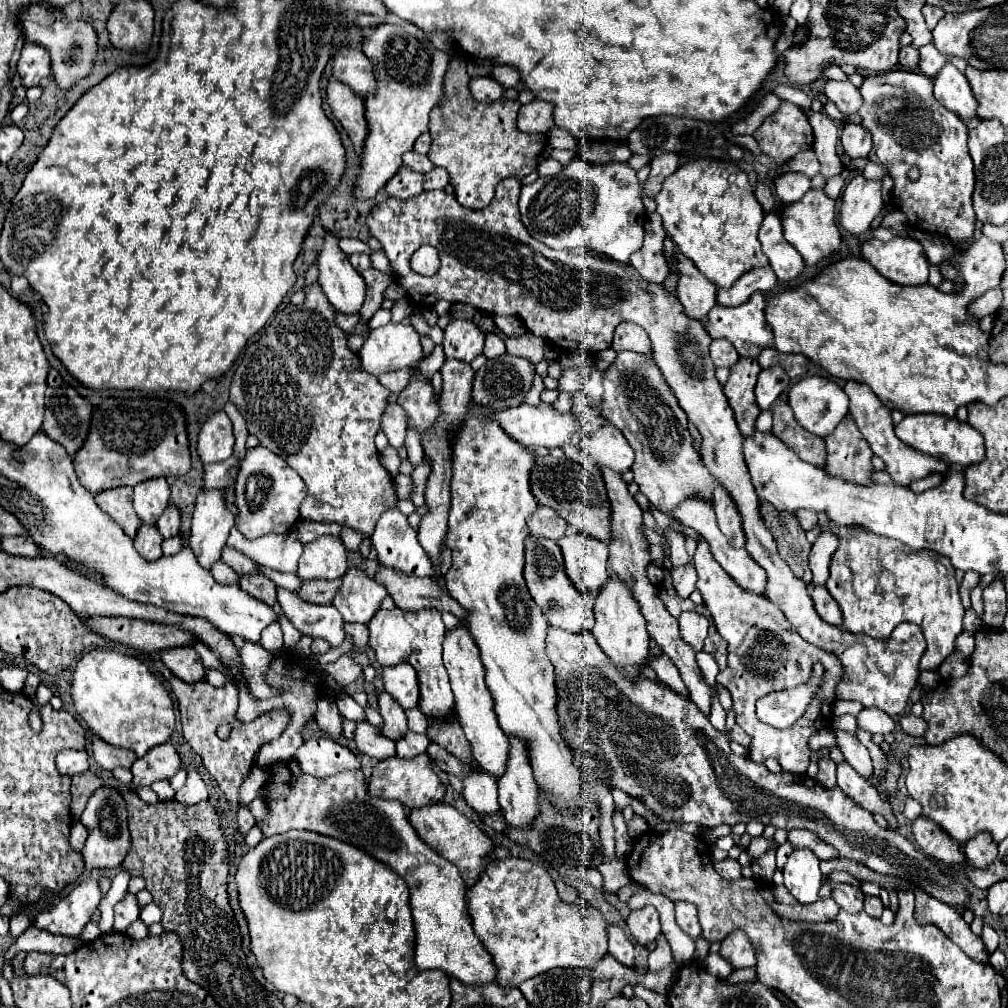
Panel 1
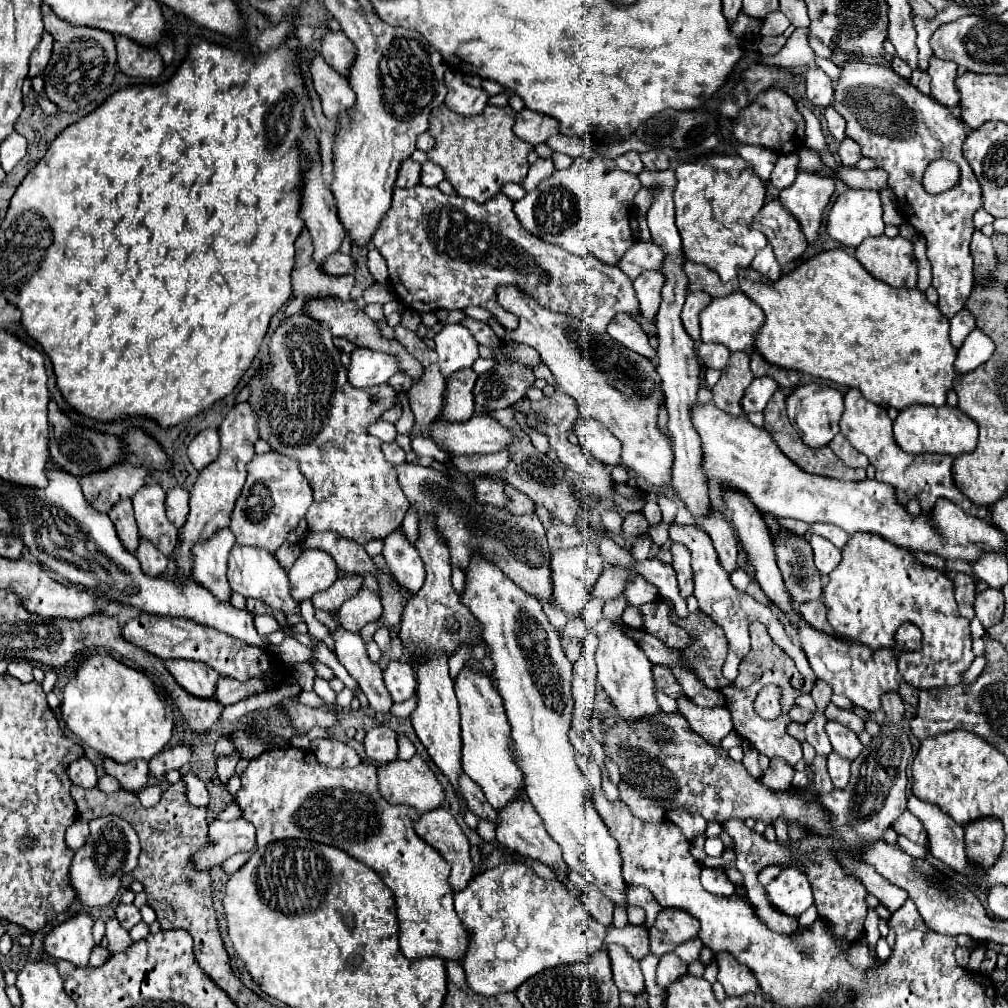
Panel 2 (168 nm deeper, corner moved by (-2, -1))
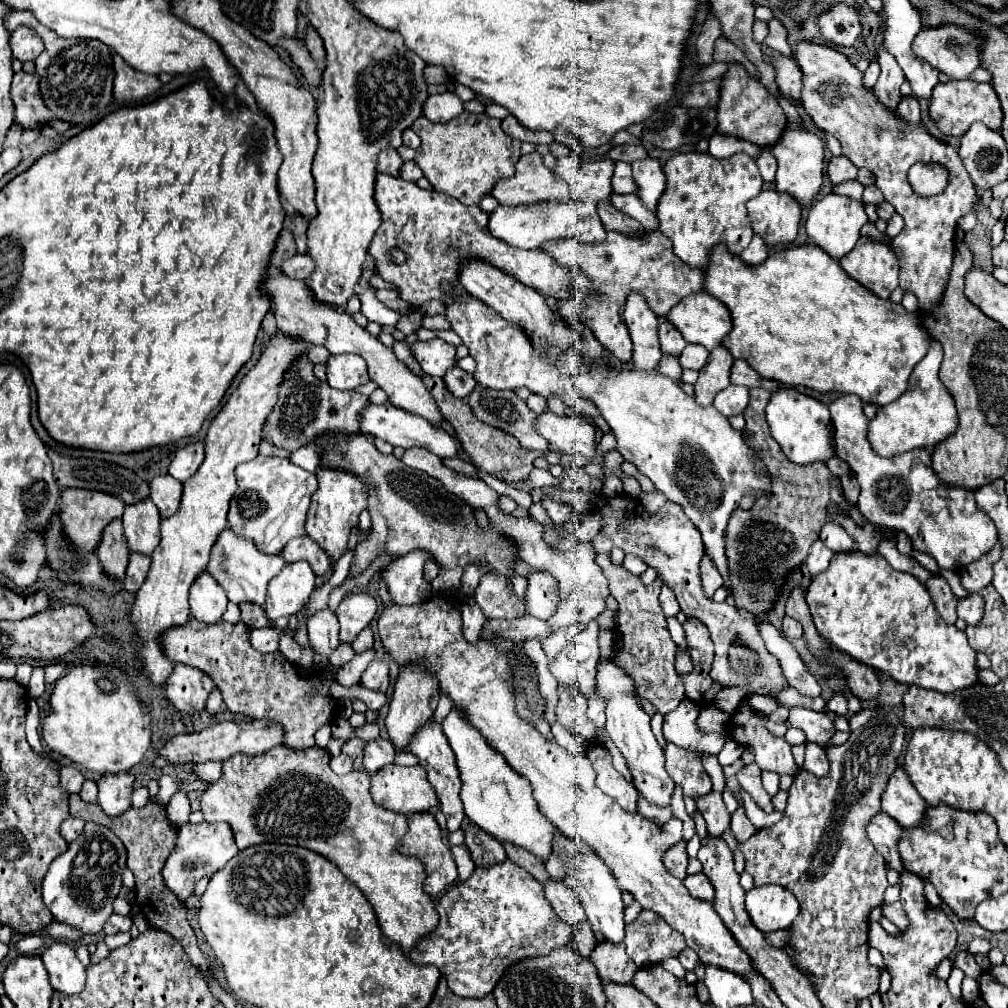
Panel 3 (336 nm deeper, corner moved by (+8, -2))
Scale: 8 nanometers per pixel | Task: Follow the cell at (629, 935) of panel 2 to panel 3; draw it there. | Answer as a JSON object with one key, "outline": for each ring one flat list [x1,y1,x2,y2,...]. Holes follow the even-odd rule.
{"outline":[[599,943,595,945,589,961,597,967,597,975,603,985,607,983,631,983,637,967,631,963,625,947]]}

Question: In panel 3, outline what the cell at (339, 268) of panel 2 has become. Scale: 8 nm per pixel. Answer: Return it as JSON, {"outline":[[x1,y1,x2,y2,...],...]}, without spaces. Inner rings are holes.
{"outline":[[297,253,291,259,285,259,281,263,281,271,283,271,283,275,287,275,291,279,305,281,311,275,311,271,313,271,313,261,307,255,299,255]]}

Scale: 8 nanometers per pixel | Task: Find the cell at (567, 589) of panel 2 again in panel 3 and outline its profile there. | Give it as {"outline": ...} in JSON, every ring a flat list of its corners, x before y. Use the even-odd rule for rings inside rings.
{"outline":[[535,573,529,577,529,587,525,591,525,613,537,619,549,619,559,603,557,579,551,573]]}

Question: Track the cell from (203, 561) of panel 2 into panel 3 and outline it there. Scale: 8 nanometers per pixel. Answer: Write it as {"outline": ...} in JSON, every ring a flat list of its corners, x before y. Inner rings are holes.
{"outline":[[205,571,189,591,191,615,203,623,219,623,227,611,227,595,219,583]]}

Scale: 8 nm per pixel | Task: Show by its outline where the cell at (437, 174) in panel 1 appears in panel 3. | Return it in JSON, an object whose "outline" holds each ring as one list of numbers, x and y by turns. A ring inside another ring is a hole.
{"outline":[[407,161,403,163,403,167,399,169,399,177,405,179,405,181,417,181,423,177,423,171,413,163,413,161]]}

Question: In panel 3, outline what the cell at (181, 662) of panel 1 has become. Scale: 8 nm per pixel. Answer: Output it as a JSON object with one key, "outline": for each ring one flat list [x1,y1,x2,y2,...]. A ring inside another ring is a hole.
{"outline":[[183,663,175,665,167,679,167,699,177,707,177,711,189,715,205,709,205,701,213,689,215,683,209,675]]}

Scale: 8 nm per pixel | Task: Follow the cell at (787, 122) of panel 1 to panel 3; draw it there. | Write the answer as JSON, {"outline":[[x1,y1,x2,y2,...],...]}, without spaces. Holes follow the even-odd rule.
{"outline":[[729,63,729,69,723,75,717,103,717,121,717,131,721,135,733,135,751,141,757,147,771,147,787,127,787,117,777,99,763,87,761,81,751,77,741,63]]}

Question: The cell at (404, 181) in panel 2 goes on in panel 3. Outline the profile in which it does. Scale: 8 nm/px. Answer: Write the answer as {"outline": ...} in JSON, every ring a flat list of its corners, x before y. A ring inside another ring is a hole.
{"outline":[[387,147,379,153,379,159,377,159,377,171,381,173,387,173,387,175,399,175,399,167,401,167,401,157,397,153,397,149,393,147]]}

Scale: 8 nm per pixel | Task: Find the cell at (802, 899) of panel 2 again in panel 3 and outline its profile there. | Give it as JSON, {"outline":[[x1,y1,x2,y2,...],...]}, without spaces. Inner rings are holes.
{"outline":[[763,885,747,891,747,913,755,927,767,935,787,929,799,915,799,903,789,889]]}

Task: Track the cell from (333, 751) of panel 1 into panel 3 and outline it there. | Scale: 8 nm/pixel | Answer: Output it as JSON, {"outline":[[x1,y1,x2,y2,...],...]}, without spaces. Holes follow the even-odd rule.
{"outline":[[337,755,337,757,331,757,331,769,337,773,337,775,347,775,353,771,353,761,351,757,347,755]]}

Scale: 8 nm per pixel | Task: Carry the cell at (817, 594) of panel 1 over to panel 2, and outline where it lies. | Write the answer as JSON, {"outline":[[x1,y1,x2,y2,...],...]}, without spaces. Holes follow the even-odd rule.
{"outline":[[813,600,813,602,805,602,799,606,801,616,817,630,825,630,827,626,827,606,823,600]]}

